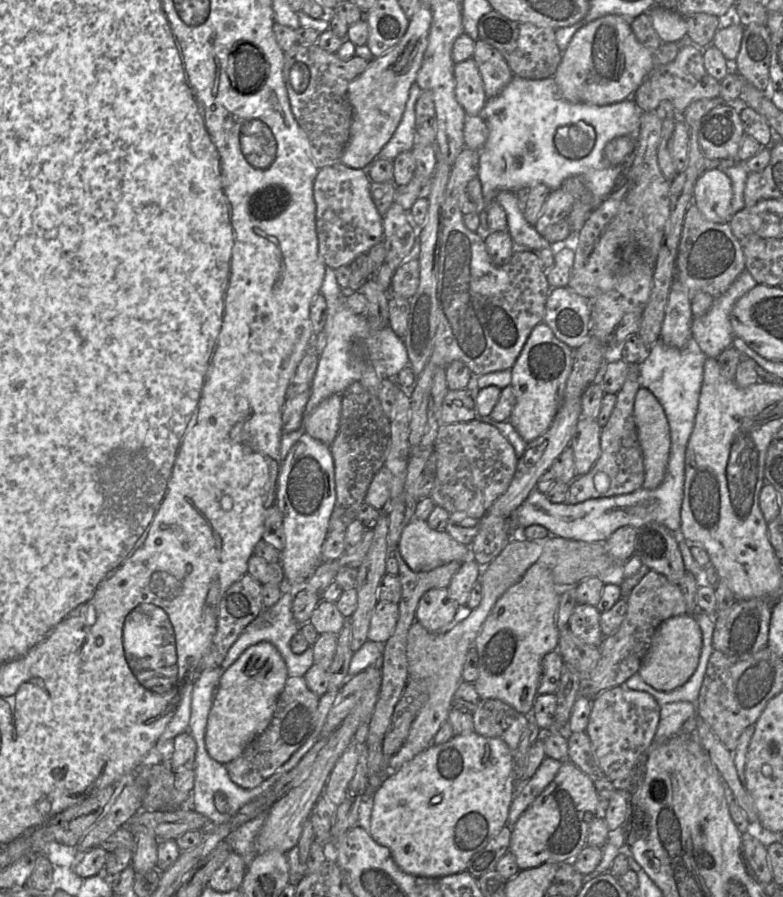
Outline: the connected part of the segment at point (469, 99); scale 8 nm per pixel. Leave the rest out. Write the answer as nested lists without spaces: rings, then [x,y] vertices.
[[[470,58],[454,65],[455,98],[467,115],[481,114],[488,99],[476,62]]]

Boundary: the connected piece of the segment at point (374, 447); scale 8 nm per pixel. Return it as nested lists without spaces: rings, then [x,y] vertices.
[[[359,381],[353,382],[343,393],[342,393],[342,401],[341,401],[341,413],[340,413],[340,421],[339,421],[339,429],[338,433],[330,445],[331,454],[333,456],[334,461],[334,475],[335,475],[335,489],[336,489],[336,501],[334,504],[334,508],[332,514],[330,516],[328,532],[345,532],[347,527],[351,524],[351,522],[357,519],[357,514],[359,511],[360,505],[364,502],[367,490],[373,480],[375,474],[384,466],[386,456],[389,449],[391,435],[391,423],[390,420],[386,417],[383,412],[381,403],[379,398],[371,393],[369,393]]]

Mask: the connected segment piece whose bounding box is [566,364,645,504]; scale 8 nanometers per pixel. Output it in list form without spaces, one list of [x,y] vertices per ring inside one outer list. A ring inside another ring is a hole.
[[[630,365],[627,378],[616,394],[616,404],[611,416],[601,429],[600,456],[587,474],[576,476],[570,483],[566,503],[578,504],[588,499],[628,494],[642,488],[645,470],[634,420],[634,402],[640,388],[639,366]]]

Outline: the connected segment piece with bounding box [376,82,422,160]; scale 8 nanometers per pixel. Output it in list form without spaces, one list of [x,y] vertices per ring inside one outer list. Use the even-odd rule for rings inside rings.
[[[413,83],[402,118],[390,140],[383,146],[376,158],[394,160],[403,151],[411,150],[417,140],[415,132],[415,104],[422,89]]]

